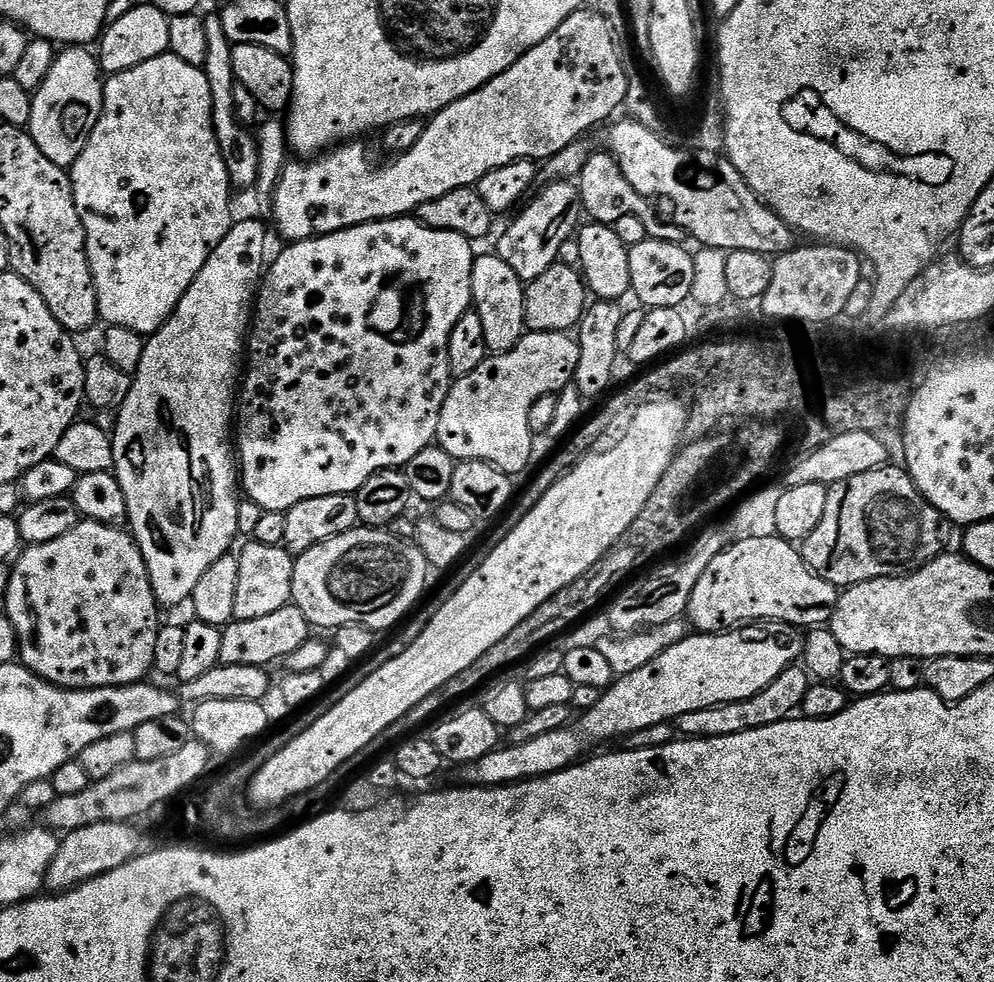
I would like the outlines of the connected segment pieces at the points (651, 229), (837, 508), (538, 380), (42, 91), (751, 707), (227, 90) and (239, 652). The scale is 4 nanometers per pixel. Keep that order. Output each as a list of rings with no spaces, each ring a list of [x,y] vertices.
[[[601,150],[601,152],[593,151],[589,155],[586,166],[582,166],[582,170],[580,171],[578,187],[589,221],[615,226],[618,218],[633,216],[642,222],[642,226],[646,226],[651,239],[665,240],[666,242],[674,242],[675,244],[685,243],[686,233],[684,229],[675,222],[663,224],[660,221],[659,214],[648,205],[651,204],[649,197],[638,194],[634,190],[634,186],[630,186],[630,182],[626,182],[626,178],[620,174],[618,162],[613,158],[611,152],[607,150]]]
[[[892,467],[866,470],[866,474],[854,474],[854,478],[846,478],[831,485],[822,522],[818,522],[818,526],[814,526],[814,534],[802,542],[802,555],[808,567],[838,590],[853,588],[856,584],[870,582],[874,578],[906,576],[926,566],[945,551],[949,521],[920,493],[910,473],[903,467]]]
[[[525,331],[509,352],[489,355],[474,374],[453,383],[442,406],[435,443],[457,462],[484,460],[513,478],[519,477],[519,472],[533,463],[530,406],[538,398],[569,387],[579,365],[580,346],[569,333]]]
[[[68,46],[57,55],[46,82],[32,97],[30,122],[27,133],[32,141],[54,162],[65,170],[71,169],[72,163],[82,154],[104,105],[104,80],[99,59],[88,53],[84,46]]]
[[[793,666],[782,670],[782,674],[778,674],[778,678],[774,678],[774,682],[766,686],[766,690],[758,690],[754,698],[715,704],[706,710],[693,710],[690,714],[682,714],[678,721],[679,735],[694,740],[726,738],[730,734],[746,734],[746,730],[758,730],[762,726],[774,726],[787,720],[799,709],[802,698],[806,698],[810,683],[807,674],[809,675],[803,667]]]
[[[212,14],[204,20],[206,26],[206,62],[204,73],[210,82],[210,94],[212,95],[212,121],[218,138],[218,146],[222,150],[222,158],[226,162],[228,177],[232,179],[233,189],[255,189],[256,179],[260,173],[260,151],[256,145],[256,137],[251,127],[240,123],[234,110],[234,86],[236,75],[234,74],[234,45],[230,38],[226,38],[226,30],[222,28],[219,15]]]
[[[296,604],[282,606],[282,610],[274,610],[274,614],[266,614],[263,618],[249,620],[233,619],[232,623],[222,628],[222,654],[220,663],[230,666],[272,666],[272,663],[283,662],[287,656],[294,654],[298,646],[302,646],[310,638],[310,625],[306,614],[298,610]]]

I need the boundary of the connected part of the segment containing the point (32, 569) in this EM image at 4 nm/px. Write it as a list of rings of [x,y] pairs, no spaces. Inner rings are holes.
[[[81,519],[80,523],[74,526],[74,530],[70,530],[70,534],[62,534],[62,538],[54,538],[54,542],[27,545],[11,565],[8,573],[8,589],[2,593],[2,600],[4,600],[3,611],[10,618],[20,643],[19,663],[58,688],[123,688],[125,684],[141,683],[147,677],[144,675],[153,671],[154,642],[158,639],[158,630],[162,627],[162,619],[160,620],[162,608],[154,598],[154,590],[148,567],[142,558],[142,550],[124,528],[111,528],[93,520]]]

